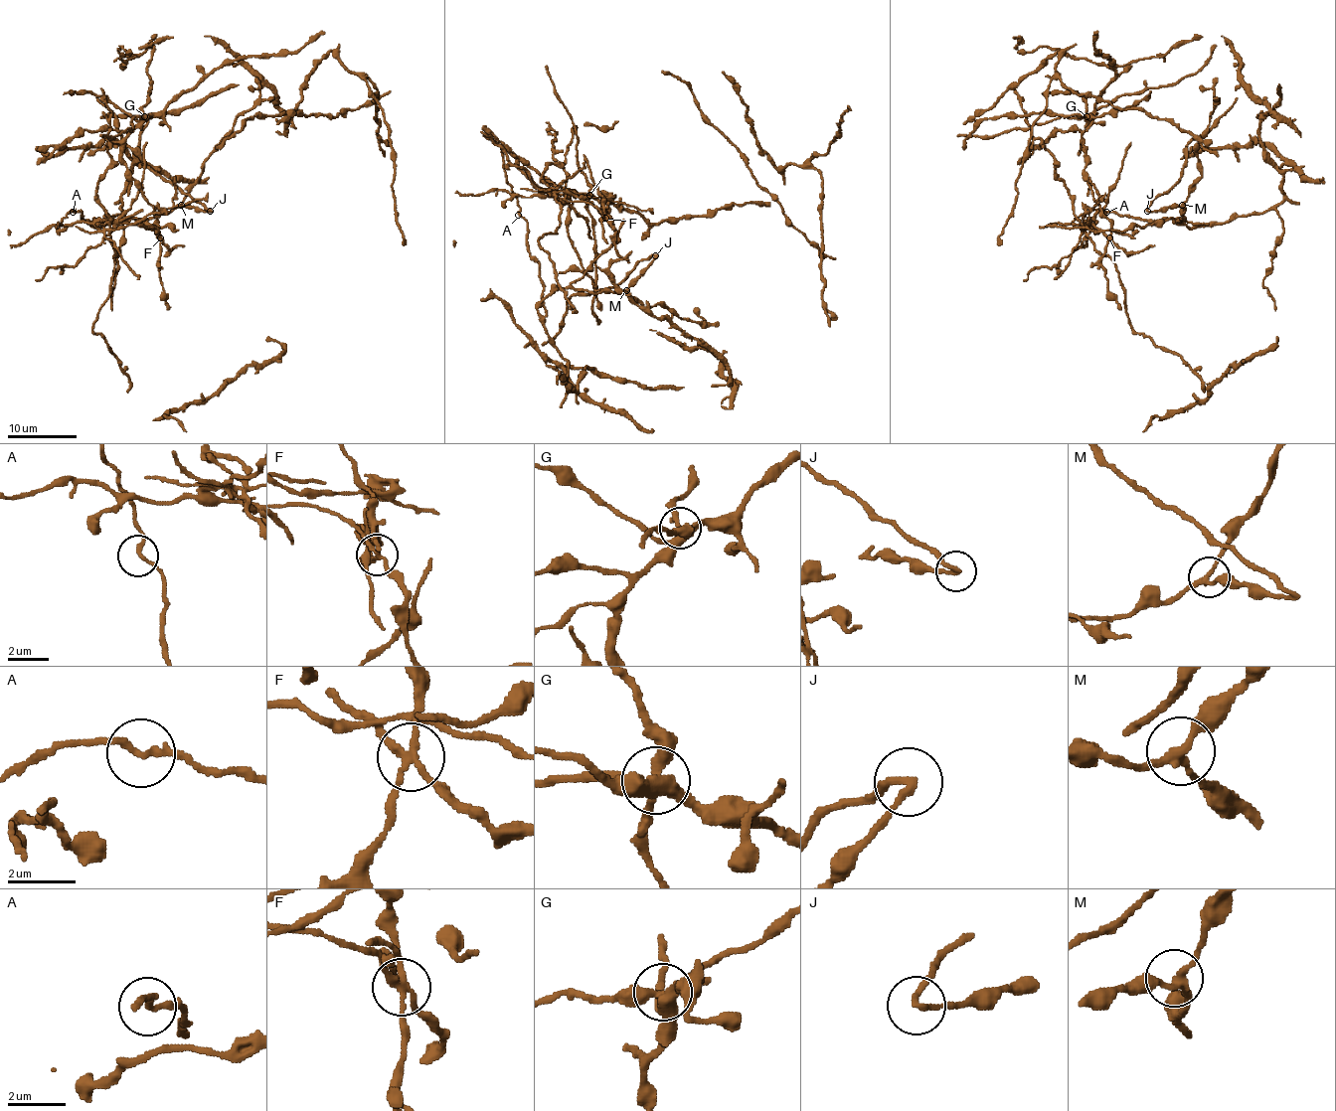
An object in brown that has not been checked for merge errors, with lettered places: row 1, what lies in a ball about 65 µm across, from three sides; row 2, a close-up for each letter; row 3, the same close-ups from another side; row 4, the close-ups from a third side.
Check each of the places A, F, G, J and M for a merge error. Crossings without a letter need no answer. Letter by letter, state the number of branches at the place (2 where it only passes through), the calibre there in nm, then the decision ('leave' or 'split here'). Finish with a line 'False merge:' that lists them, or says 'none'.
A: branches 2; calibre 180 nm; leave
F: branches 4; calibre 220 nm; split here
G: branches 4; calibre 400 nm; split here
J: branches 2; calibre 200 nm; split here
M: branches 3; calibre 240 nm; leave
False merge: F, G, J

